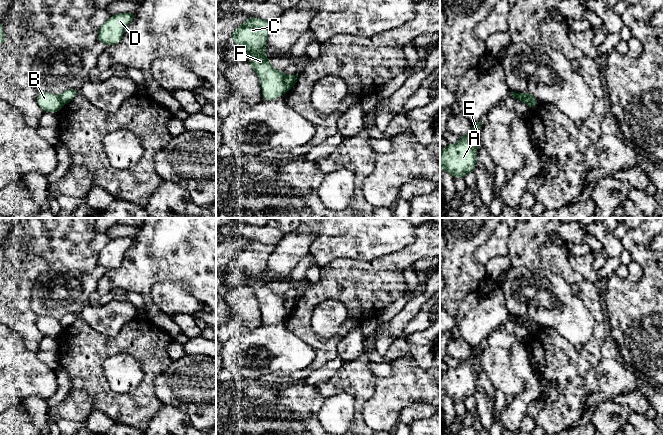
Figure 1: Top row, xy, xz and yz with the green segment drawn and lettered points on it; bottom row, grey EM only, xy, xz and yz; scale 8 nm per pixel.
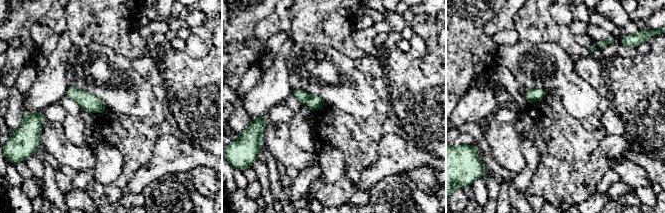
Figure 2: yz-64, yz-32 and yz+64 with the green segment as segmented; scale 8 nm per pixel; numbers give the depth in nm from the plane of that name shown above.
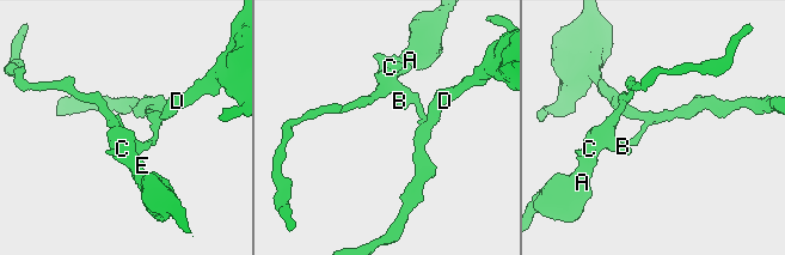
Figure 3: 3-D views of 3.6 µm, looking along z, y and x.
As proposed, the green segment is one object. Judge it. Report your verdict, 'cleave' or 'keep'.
cleave

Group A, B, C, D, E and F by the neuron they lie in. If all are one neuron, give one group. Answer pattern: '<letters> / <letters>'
A B C E F / D

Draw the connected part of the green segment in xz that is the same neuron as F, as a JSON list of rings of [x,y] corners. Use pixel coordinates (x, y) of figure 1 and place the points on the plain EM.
[[[248,241],[231,259],[231,265],[242,270],[248,279],[254,281],[248,285],[260,302],[264,324],[275,324],[288,314],[285,309],[284,295],[276,294],[265,280],[268,259],[275,250],[274,245]]]

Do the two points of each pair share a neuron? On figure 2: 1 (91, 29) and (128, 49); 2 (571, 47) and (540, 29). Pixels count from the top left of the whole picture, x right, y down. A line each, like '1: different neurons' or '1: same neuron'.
1: same neuron
2: same neuron

